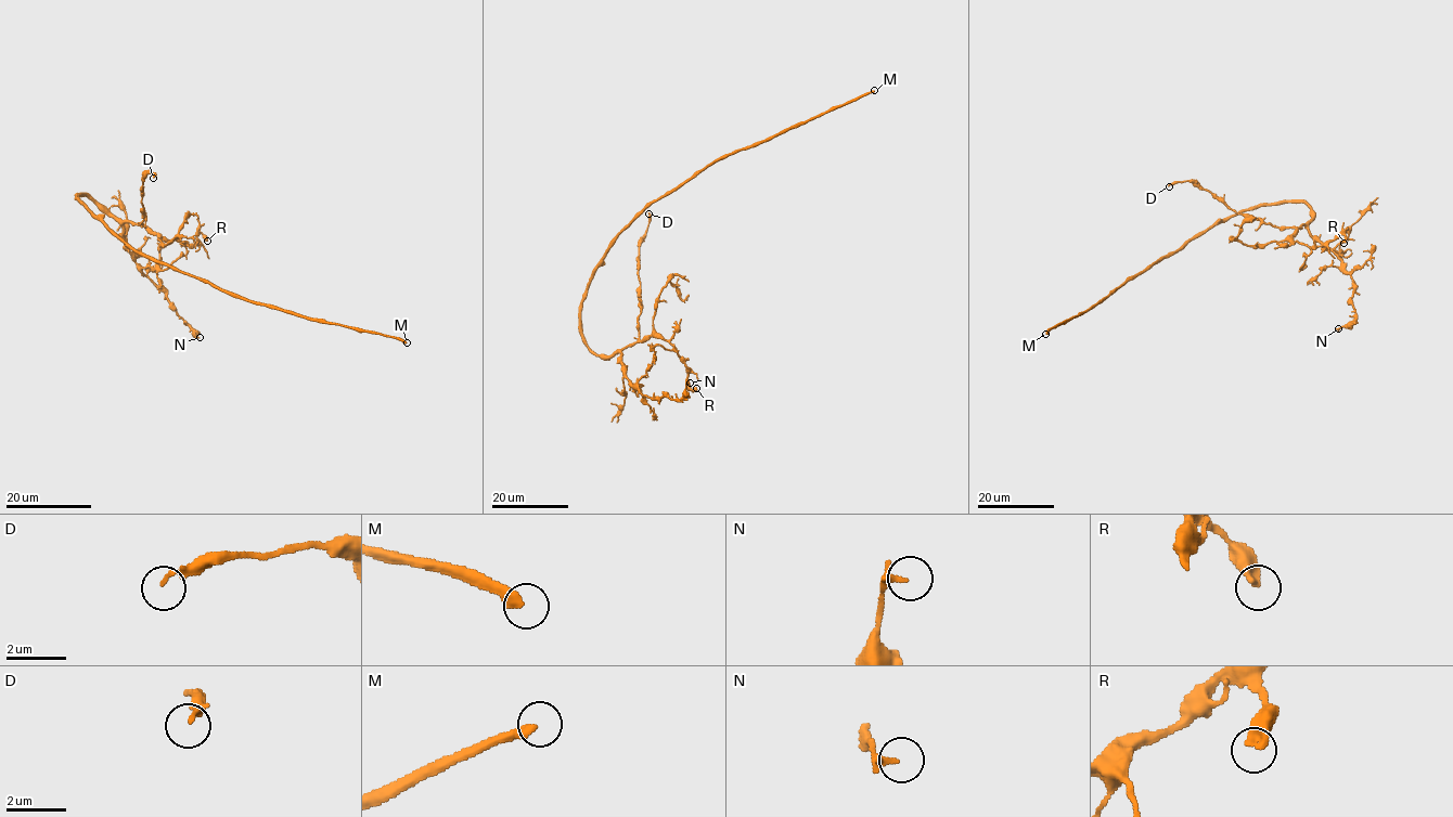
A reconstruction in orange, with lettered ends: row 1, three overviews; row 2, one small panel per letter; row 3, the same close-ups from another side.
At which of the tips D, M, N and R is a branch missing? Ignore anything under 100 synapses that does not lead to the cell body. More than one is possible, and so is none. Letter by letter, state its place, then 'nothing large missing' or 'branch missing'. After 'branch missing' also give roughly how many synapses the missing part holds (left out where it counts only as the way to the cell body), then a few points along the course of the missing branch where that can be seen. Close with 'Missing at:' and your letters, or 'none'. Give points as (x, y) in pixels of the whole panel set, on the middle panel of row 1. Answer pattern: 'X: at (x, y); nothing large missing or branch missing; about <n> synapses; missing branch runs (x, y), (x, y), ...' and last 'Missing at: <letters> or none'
D: at (648, 214); nothing large missing
M: at (874, 90); branch missing; about 400 synapses
N: at (690, 383); nothing large missing
R: at (696, 388); nothing large missing
Missing at: M

